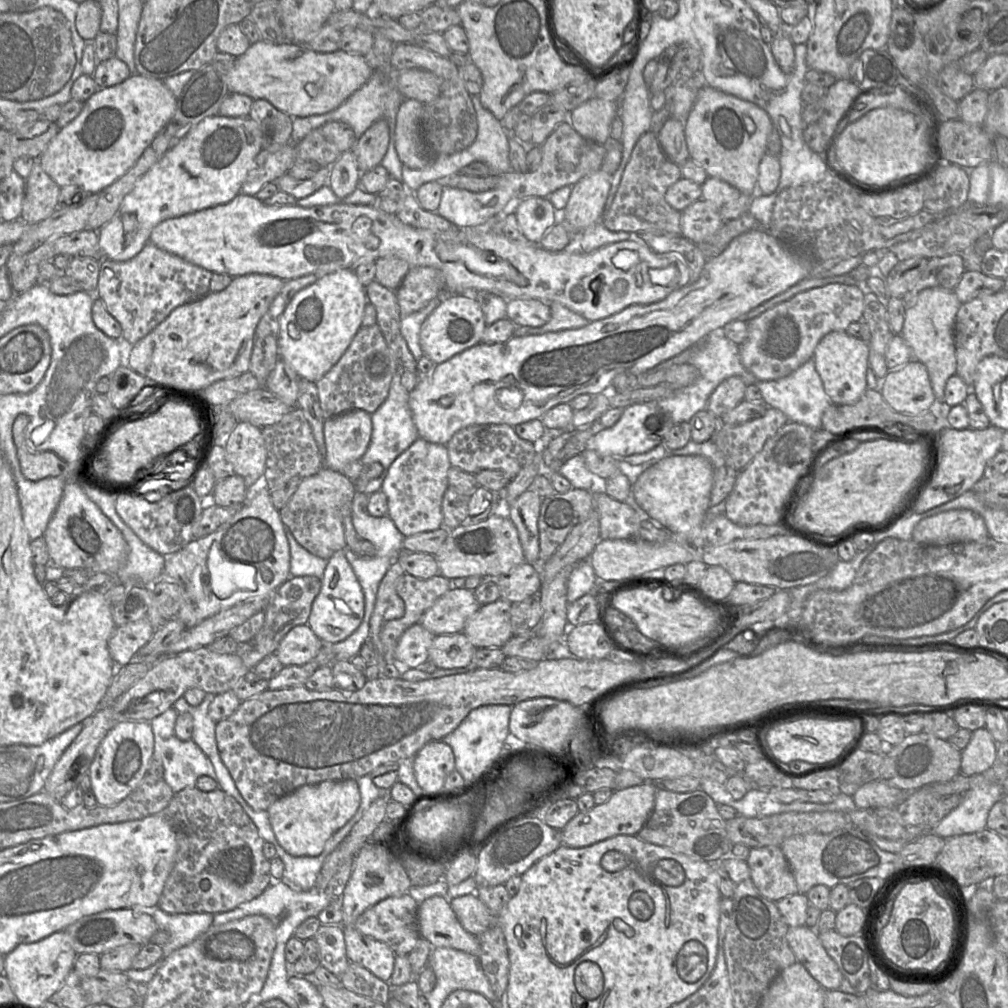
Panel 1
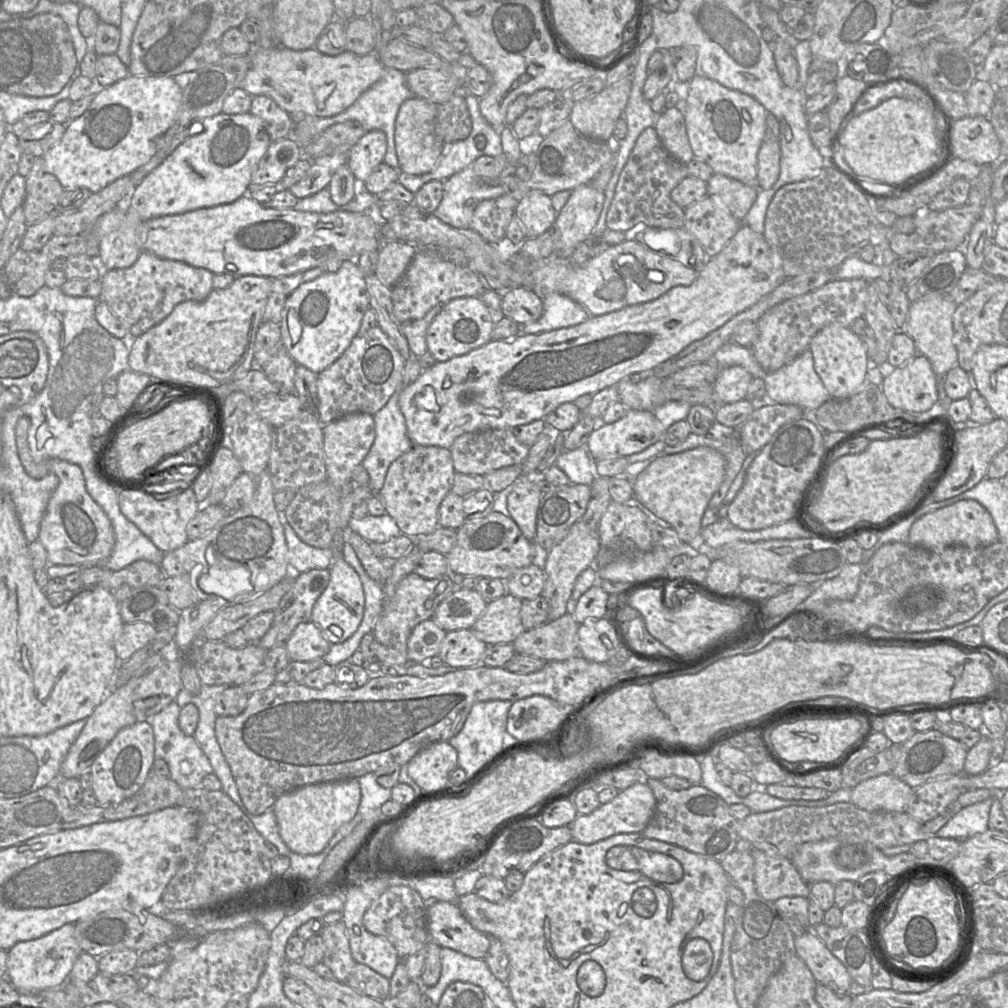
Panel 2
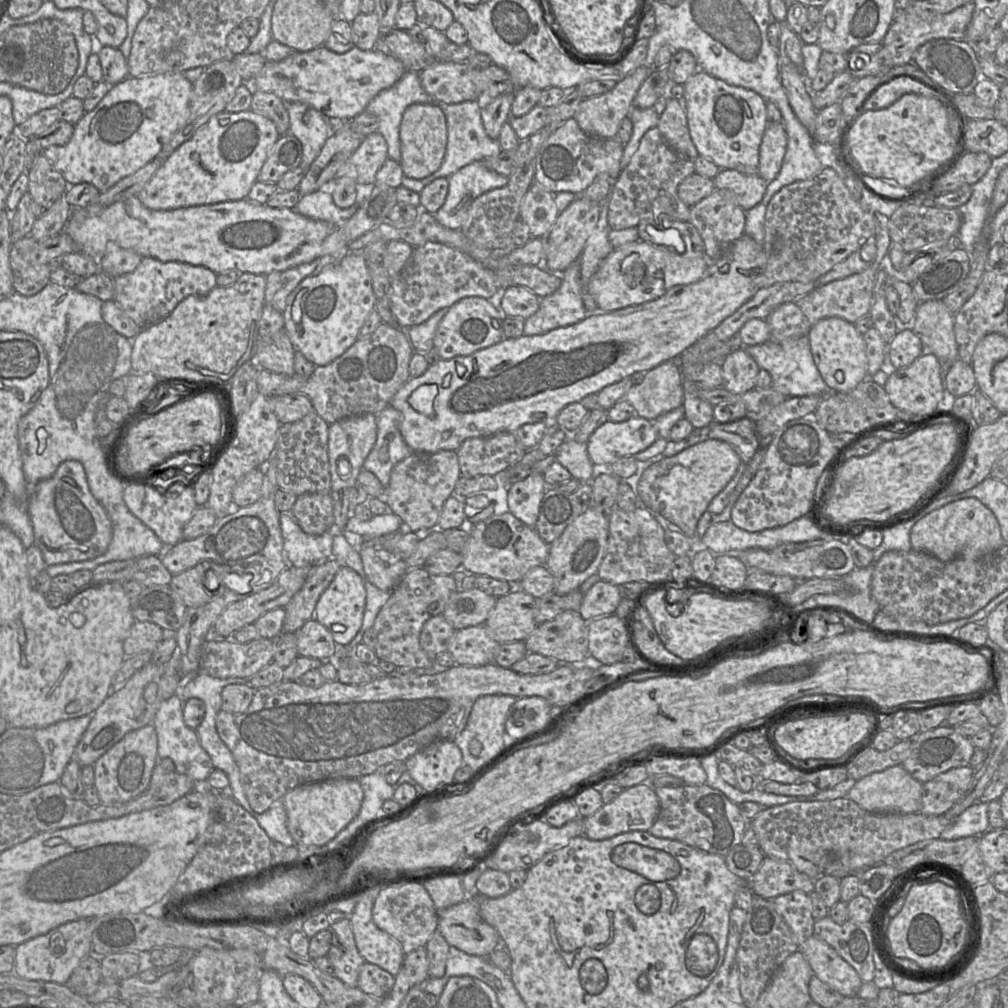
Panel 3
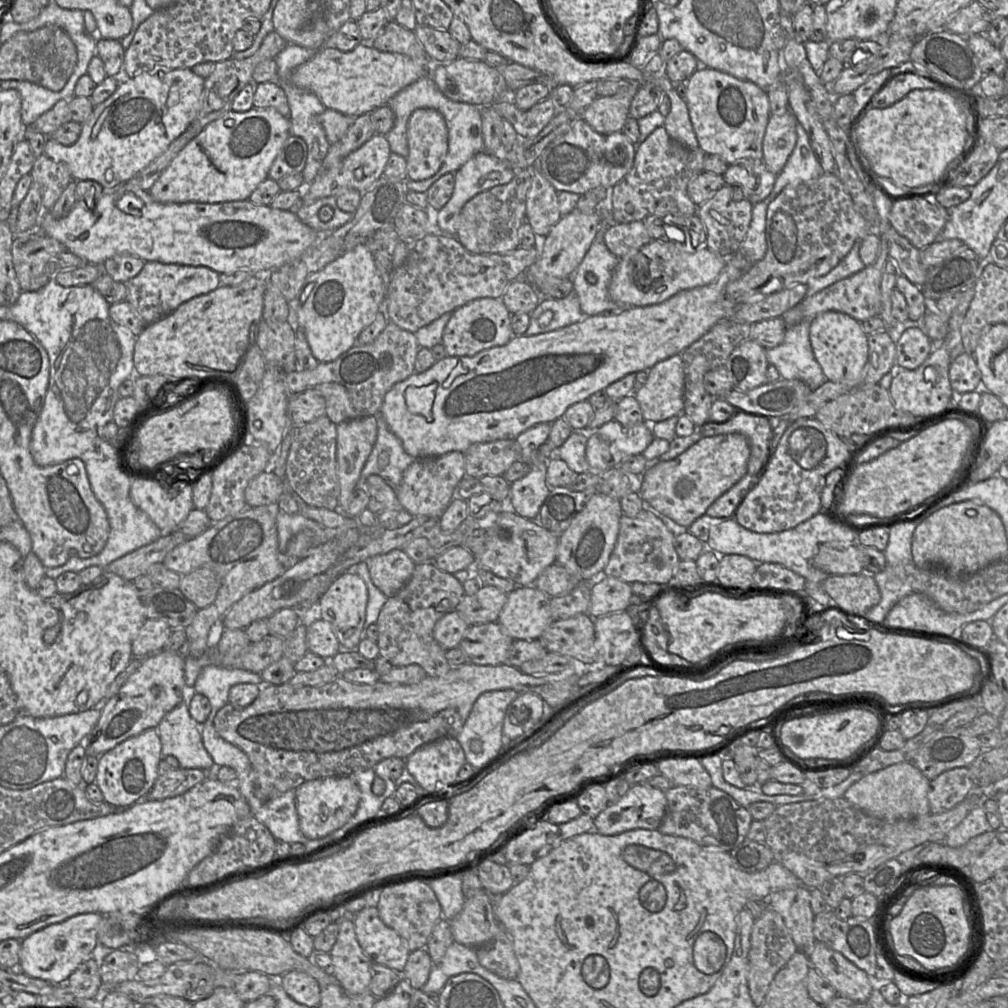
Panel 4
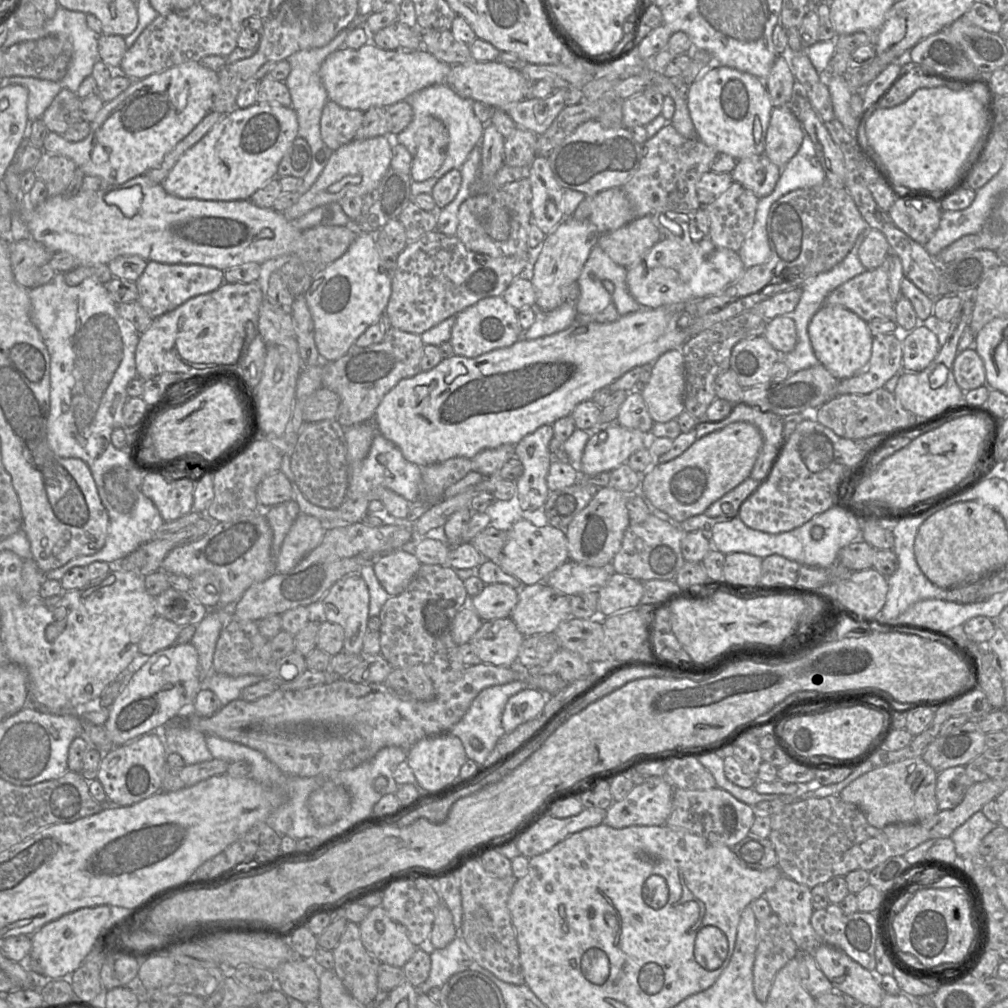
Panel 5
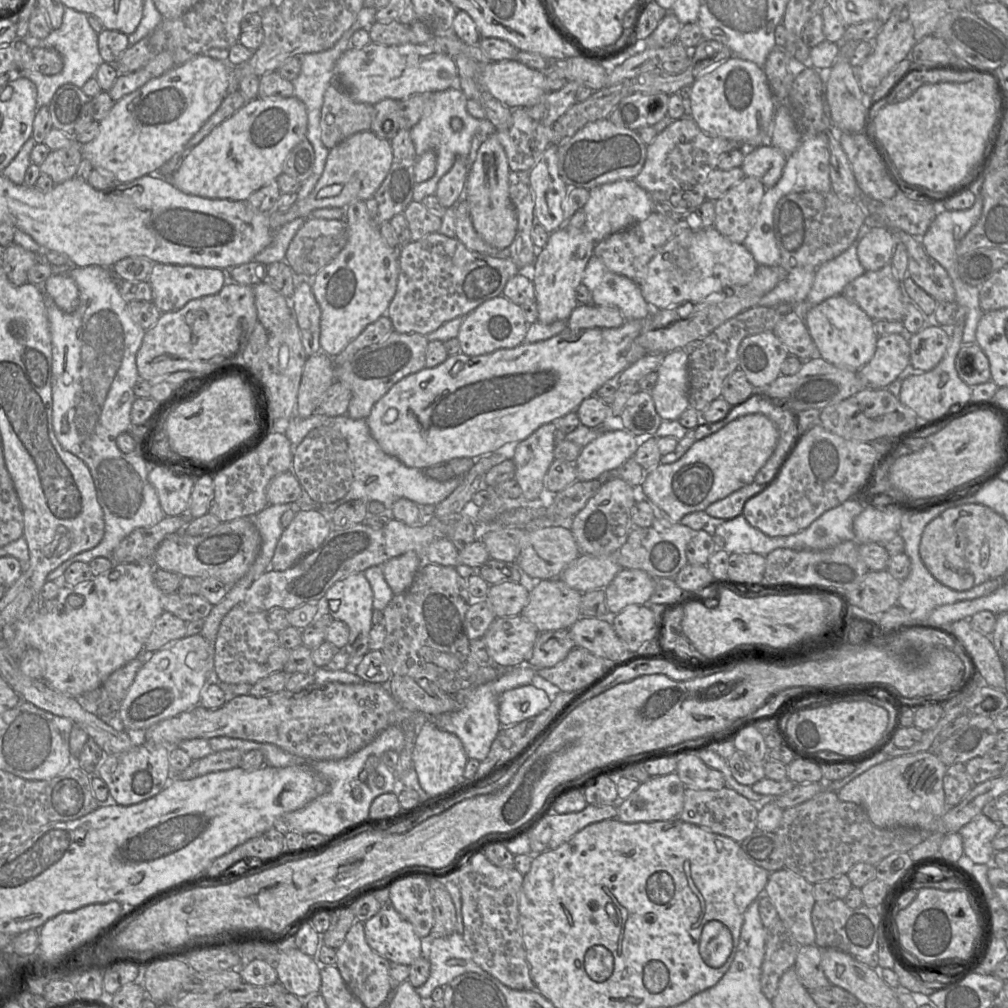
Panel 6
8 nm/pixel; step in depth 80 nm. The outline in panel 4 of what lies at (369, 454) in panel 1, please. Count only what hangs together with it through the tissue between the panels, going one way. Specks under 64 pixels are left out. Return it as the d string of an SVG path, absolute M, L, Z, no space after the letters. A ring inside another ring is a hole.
M374 416L377 422L376 442L361 471L360 482L365 483L370 475L378 475L395 491L401 484L403 472L415 458L405 452L400 439L391 432L383 416Z

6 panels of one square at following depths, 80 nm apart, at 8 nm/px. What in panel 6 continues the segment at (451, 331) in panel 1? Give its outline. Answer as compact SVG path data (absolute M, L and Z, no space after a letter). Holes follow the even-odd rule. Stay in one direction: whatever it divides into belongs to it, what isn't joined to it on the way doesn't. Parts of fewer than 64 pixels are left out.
M501 294L483 302L466 315L457 336L461 353L467 356L479 356L498 349L516 347L525 342L529 325L522 307Z

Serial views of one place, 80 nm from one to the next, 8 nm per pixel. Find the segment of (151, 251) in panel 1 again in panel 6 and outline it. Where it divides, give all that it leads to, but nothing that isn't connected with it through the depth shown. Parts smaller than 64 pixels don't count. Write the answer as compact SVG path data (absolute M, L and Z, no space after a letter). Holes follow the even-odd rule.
M154 263L147 281L152 288L152 302L162 313L167 313L183 308L191 300L217 294L229 281L229 272L219 268Z

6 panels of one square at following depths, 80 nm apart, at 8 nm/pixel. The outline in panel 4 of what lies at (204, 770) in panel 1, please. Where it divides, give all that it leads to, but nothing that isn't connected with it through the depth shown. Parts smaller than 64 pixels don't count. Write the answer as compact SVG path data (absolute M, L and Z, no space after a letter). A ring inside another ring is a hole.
M184 686L183 700L168 712L156 727L162 745L162 758L174 756L181 768L215 770L215 763L204 747L200 724L189 714L194 687Z

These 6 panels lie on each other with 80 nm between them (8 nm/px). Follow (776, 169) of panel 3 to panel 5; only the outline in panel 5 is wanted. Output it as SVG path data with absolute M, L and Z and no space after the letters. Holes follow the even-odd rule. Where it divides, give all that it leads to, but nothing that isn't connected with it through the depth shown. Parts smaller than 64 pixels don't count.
M791 102L788 105L773 107L765 137L764 154L773 164L783 168L799 150L803 137L804 130L791 109Z

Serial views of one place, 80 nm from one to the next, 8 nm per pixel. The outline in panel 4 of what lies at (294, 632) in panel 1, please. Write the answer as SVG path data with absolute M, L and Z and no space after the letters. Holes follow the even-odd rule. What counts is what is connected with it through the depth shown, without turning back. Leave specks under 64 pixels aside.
M317 620L307 626L306 641L308 652L326 660L332 659L343 649L333 632L332 626L324 620Z

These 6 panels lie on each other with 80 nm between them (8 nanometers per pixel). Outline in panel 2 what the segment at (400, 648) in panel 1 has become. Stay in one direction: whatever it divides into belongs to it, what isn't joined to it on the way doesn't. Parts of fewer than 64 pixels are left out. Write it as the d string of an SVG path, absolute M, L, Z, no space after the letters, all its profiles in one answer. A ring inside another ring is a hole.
M432 619L416 625L407 643L410 662L421 664L424 660L439 655L446 634L447 631L441 629Z

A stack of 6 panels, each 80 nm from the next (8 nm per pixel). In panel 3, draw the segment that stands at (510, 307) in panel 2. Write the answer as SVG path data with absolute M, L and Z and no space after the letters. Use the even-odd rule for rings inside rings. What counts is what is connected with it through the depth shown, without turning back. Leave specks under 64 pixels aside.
M510 286L503 290L500 311L505 317L524 320L534 315L540 307L540 298L523 286Z

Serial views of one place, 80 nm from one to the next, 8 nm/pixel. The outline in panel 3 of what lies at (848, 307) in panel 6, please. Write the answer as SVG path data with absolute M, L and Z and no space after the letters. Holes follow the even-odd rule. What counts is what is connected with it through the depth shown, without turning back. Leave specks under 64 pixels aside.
M828 317L814 324L809 333L814 362L830 392L847 392L868 378L866 346L855 325L840 317Z

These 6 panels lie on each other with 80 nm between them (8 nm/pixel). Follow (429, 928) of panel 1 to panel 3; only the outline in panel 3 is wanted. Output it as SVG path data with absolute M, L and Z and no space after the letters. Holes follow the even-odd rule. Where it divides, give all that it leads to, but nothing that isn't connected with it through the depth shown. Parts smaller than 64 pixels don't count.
M479 894L471 898L465 896L465 900L461 903L438 910L438 930L450 946L470 955L488 957L500 941L500 935L494 927L482 919L480 897L485 896Z

